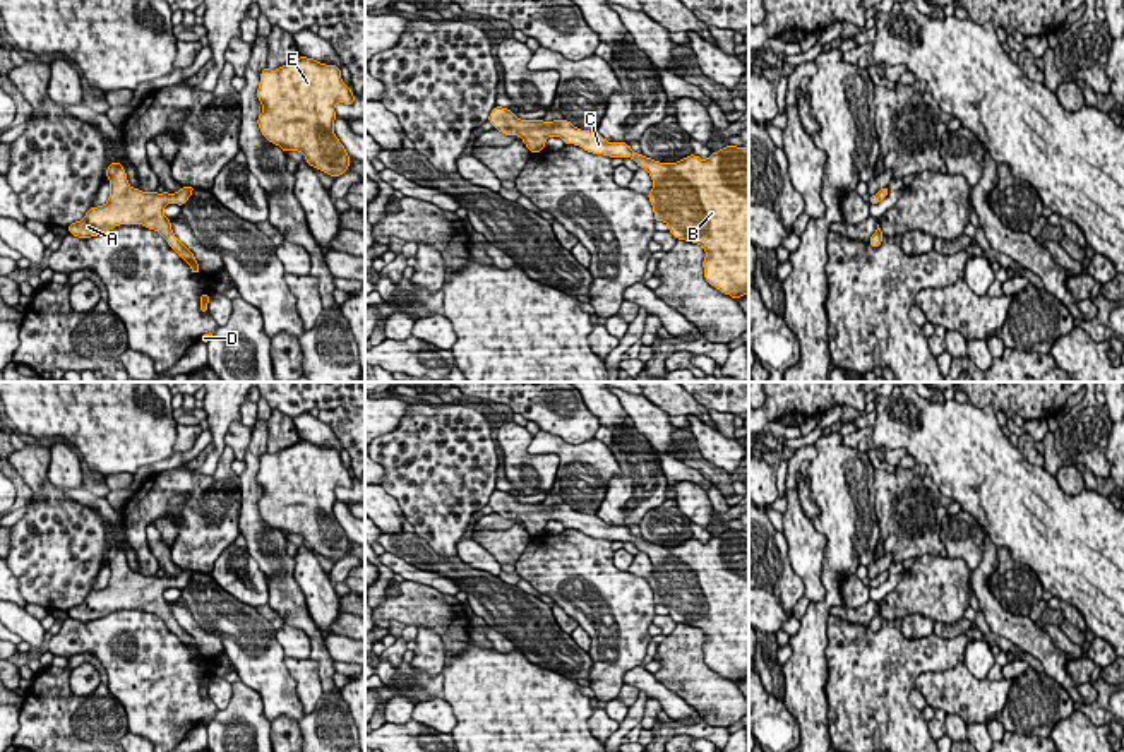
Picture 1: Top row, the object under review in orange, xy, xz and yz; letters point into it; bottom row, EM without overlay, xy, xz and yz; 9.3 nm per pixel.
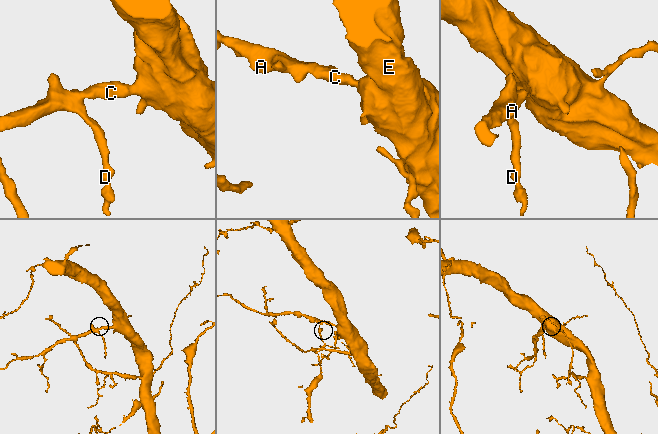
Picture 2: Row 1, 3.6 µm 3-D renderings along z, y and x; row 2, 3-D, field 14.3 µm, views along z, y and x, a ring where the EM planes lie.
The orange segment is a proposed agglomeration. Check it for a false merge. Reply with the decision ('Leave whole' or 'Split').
Leave whole

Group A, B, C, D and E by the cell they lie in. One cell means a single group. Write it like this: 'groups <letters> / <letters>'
groups A B C D E

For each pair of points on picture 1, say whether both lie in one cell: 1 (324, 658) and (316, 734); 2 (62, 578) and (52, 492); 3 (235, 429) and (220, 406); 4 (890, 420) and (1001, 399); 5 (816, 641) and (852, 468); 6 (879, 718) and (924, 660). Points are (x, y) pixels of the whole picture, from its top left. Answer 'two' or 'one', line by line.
1: two
2: one
3: two
4: two
5: one
6: one

